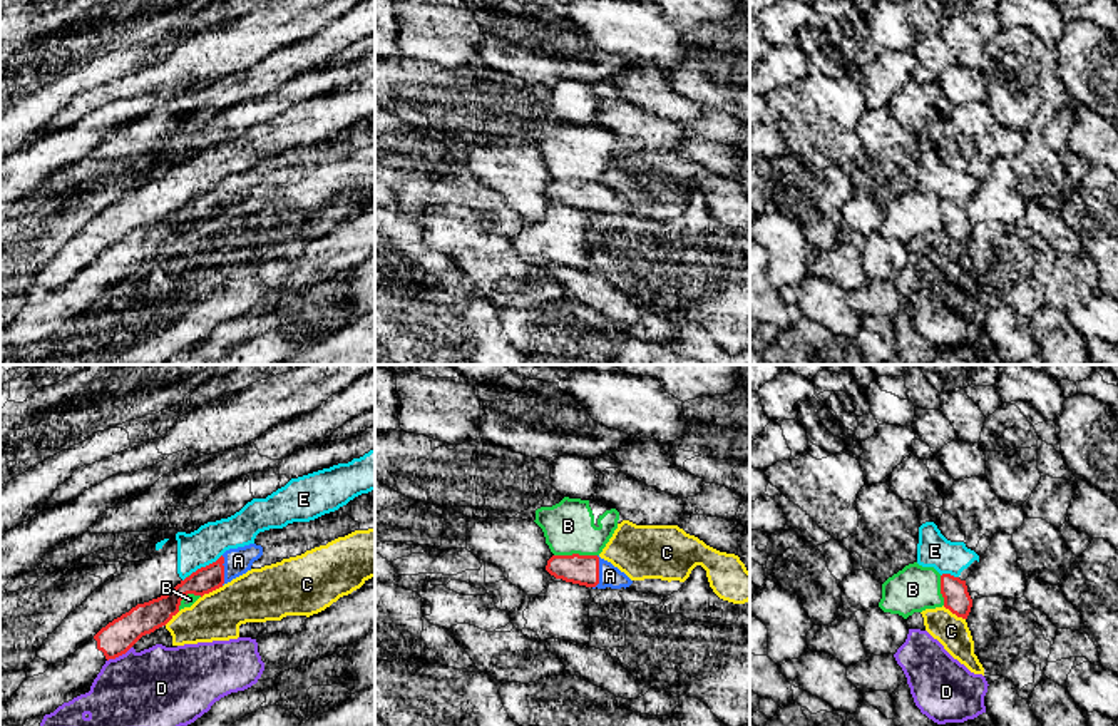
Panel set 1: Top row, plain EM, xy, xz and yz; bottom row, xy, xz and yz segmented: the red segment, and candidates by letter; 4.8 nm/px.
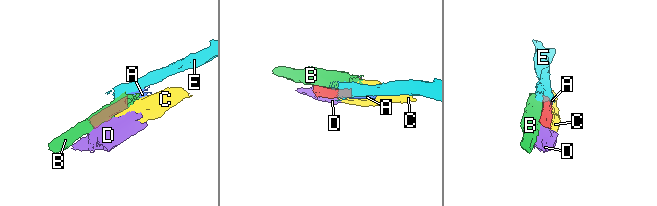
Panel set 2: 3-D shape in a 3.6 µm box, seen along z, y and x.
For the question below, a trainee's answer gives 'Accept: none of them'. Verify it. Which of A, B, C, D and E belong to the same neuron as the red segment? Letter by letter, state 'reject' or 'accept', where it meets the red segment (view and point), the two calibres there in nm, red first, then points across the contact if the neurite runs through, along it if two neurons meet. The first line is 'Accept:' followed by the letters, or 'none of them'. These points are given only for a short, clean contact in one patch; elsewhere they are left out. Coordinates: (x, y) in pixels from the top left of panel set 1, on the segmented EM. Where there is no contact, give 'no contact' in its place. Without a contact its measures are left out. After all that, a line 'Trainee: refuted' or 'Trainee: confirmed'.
Accept: A
A: accept | xz (598, 572) | 140/110 nm
B: reject | xz (574, 554) | 140/240 nm
C: reject | xy (211, 591) | 130/260 nm | along xy (223, 586), (201, 598)
D: reject | xy (119, 654) | 160/380 nm | along xy (131, 646), (107, 661)
E: reject | xy (206, 566) | 130/180 nm | along xy (221, 554), (189, 576)
Trainee: refuted

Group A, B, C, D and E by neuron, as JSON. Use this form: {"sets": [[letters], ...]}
{"sets": [["A"], ["B"], ["C", "D"], ["E"]]}

